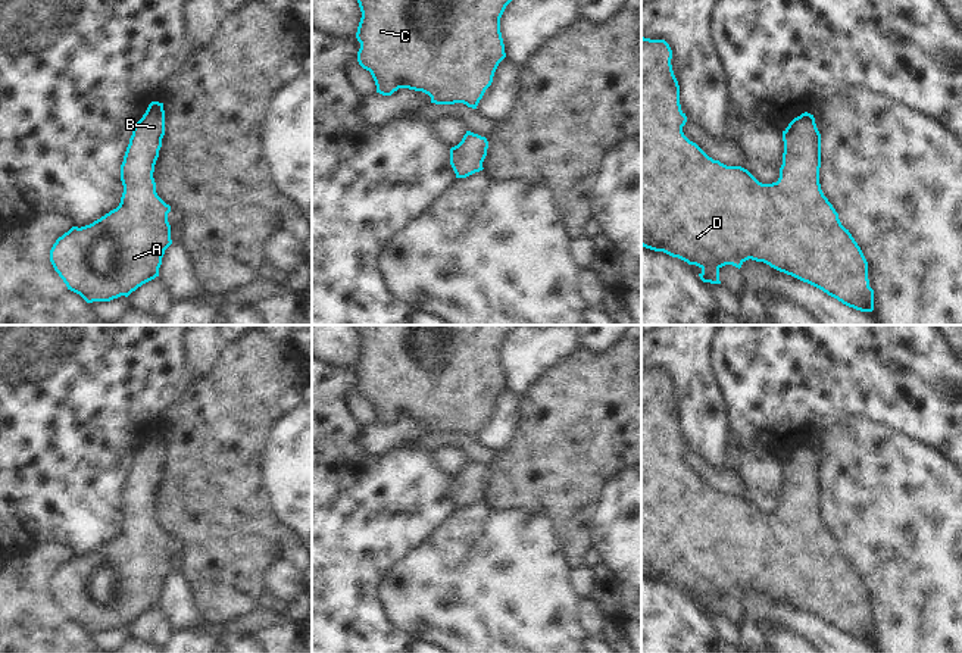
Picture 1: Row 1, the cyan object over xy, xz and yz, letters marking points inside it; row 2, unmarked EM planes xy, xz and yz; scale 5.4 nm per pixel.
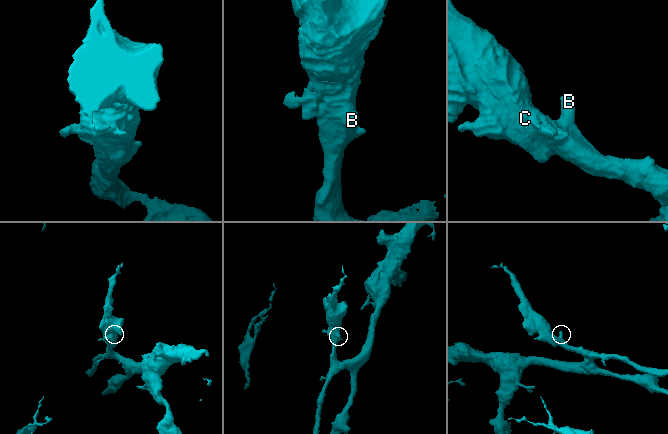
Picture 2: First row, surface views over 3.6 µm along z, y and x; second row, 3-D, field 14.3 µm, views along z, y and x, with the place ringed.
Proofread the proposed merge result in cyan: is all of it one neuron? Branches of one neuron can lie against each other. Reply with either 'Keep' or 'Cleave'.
Keep

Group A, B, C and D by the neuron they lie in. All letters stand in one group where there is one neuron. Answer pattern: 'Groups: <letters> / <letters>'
Groups: A B C D

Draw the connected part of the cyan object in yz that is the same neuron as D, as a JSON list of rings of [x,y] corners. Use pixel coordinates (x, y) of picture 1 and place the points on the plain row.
[[[641,365],[641,575],[699,596],[703,612],[721,613],[722,596],[740,599],[752,588],[810,613],[849,637],[872,641],[874,619],[869,616],[868,591],[821,519],[821,463],[813,444],[802,443],[783,460],[780,507],[777,512],[762,513],[741,496],[713,490],[684,465],[687,446],[681,440],[680,415],[671,388],[672,379],[665,369]]]

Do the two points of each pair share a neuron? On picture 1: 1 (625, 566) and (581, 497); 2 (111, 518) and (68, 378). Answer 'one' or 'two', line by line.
1: two
2: one

